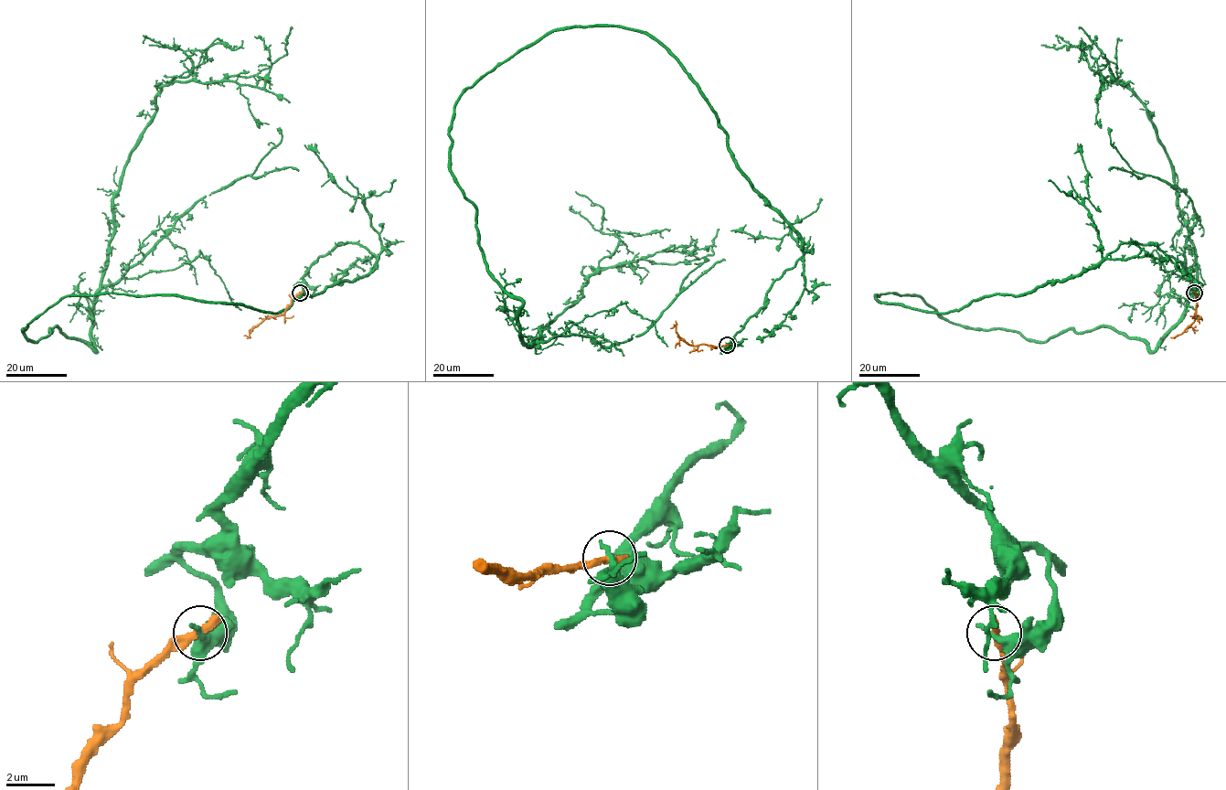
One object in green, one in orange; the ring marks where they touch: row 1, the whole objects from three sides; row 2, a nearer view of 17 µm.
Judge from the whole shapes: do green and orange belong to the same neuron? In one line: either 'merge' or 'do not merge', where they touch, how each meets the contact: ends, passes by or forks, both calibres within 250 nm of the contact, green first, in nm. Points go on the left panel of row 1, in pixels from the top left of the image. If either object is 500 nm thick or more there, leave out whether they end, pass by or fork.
do not merge; place (300, 293); green passes by; orange ends; calibres 320 and 400 nm

